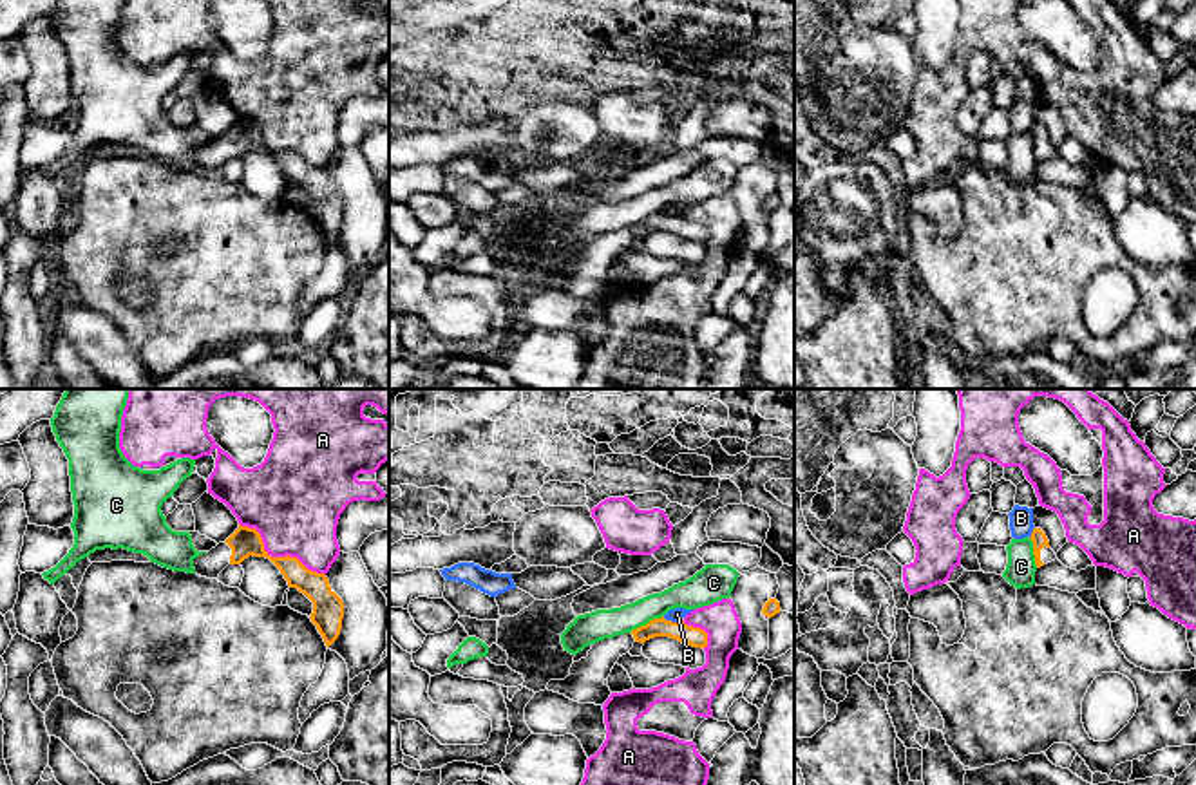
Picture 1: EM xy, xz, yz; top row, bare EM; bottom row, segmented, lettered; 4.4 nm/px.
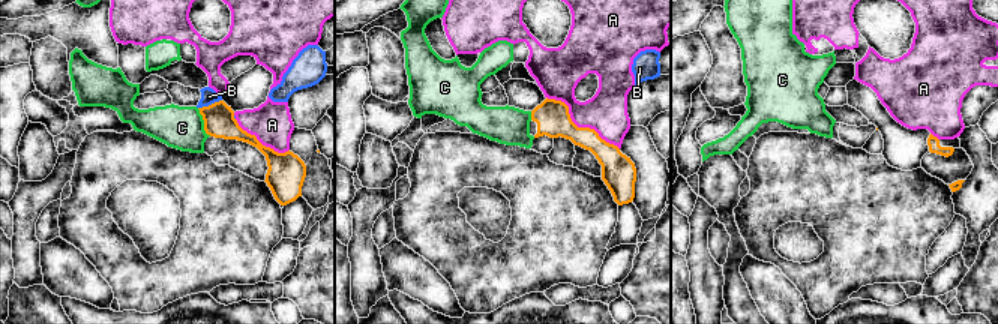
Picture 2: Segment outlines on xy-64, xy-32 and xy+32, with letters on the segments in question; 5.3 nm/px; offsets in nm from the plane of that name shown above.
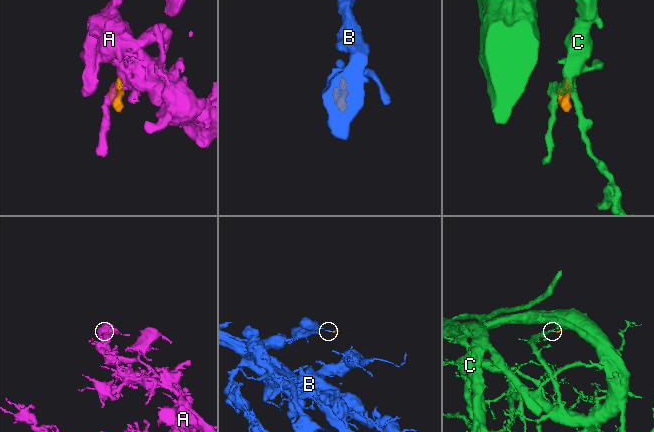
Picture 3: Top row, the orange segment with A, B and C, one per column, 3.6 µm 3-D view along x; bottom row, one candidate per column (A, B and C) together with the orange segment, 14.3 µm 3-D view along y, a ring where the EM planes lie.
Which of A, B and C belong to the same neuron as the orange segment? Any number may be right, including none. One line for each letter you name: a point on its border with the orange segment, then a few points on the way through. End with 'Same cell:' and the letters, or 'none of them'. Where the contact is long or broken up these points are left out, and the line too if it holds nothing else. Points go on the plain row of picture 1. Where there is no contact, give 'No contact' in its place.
Same cell: none of them

